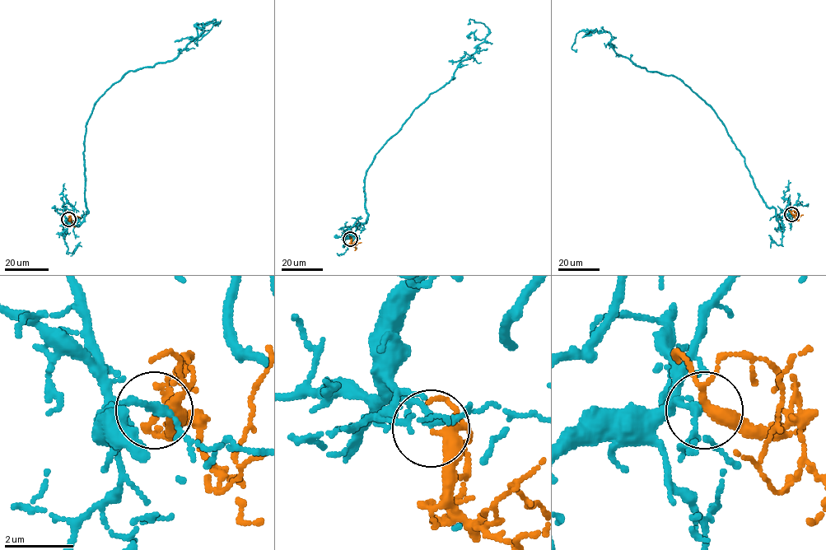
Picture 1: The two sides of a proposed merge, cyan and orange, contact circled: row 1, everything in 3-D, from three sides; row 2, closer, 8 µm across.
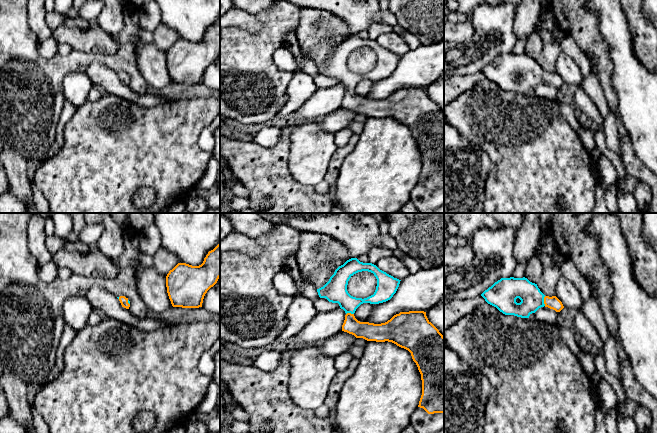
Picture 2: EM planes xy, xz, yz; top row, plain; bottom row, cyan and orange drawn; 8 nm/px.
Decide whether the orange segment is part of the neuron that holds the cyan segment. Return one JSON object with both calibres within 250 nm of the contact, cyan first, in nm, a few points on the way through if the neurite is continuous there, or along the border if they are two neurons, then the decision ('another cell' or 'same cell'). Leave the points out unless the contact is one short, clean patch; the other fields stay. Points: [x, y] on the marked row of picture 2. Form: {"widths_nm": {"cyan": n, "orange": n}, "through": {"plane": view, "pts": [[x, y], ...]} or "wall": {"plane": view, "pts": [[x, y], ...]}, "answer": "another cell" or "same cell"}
{"widths_nm": {"cyan": 180, "orange": 100}, "through": {"plane": "yz", "pts": [[531, 297], [543, 301], [553, 302]]}, "answer": "same cell"}

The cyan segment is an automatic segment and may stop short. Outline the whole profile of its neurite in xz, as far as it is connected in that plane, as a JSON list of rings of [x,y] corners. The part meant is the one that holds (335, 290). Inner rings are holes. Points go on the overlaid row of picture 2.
[[[351,258],[339,266],[317,292],[320,298],[338,303],[345,311],[342,331],[367,341],[392,342],[408,350],[421,374],[422,395],[418,407],[428,414],[444,413],[444,336],[428,320],[426,312],[400,312],[381,324],[360,322],[354,316],[363,303],[379,304],[390,300],[400,281],[372,263]],[[362,271],[373,273],[377,279],[374,294],[364,299],[353,297],[347,291],[349,279]]]

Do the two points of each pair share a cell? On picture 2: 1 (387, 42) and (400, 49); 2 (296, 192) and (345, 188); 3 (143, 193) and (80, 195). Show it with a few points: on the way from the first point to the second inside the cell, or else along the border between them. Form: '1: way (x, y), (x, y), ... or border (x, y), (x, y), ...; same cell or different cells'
1: way (390, 42), (397, 46); same cell
2: border (332, 195), (334, 202); different cells
3: border (156, 192), (149, 187), (140, 187), (131, 201); different cells

